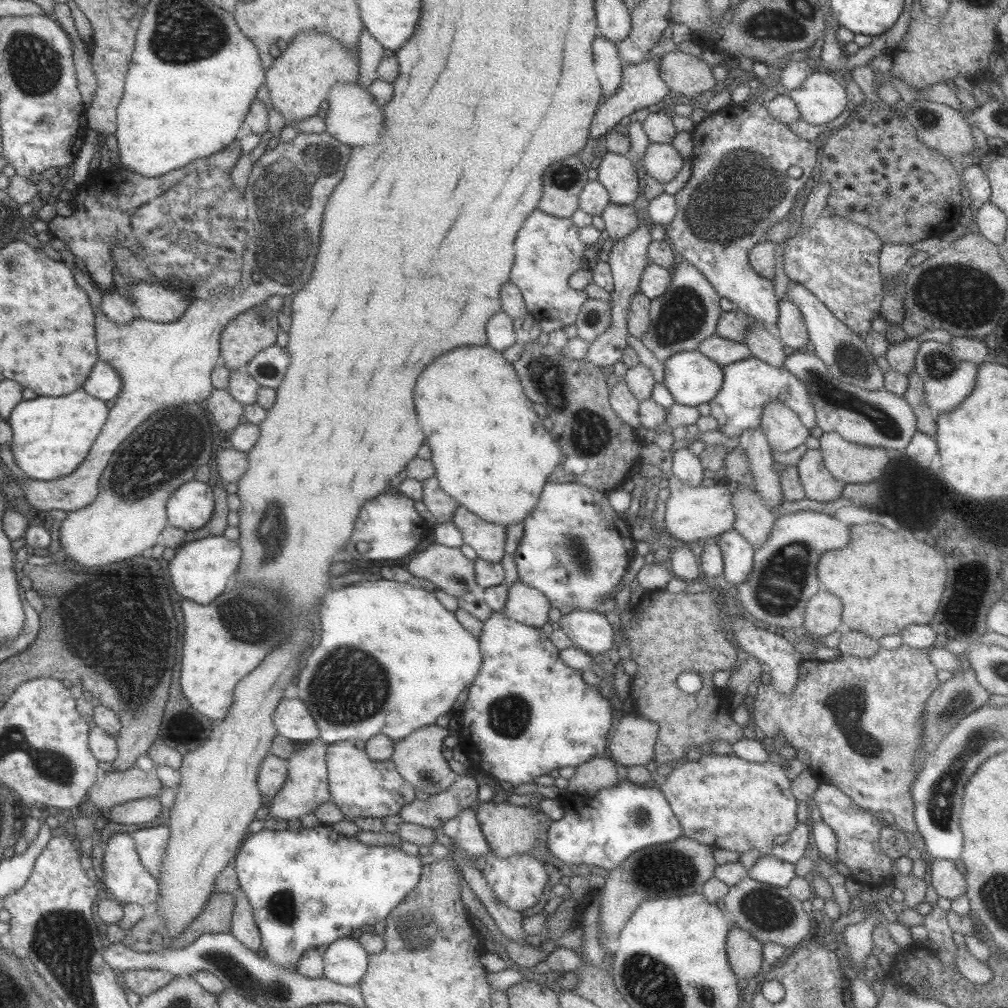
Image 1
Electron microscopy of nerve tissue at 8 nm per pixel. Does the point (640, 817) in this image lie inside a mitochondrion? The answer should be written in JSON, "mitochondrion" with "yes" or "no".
{"mitochondrion":"yes"}

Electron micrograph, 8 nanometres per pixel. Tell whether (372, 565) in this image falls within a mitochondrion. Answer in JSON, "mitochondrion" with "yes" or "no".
{"mitochondrion":"no"}

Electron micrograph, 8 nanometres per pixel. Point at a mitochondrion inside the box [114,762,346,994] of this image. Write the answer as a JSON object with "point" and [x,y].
{"point":[281,905]}

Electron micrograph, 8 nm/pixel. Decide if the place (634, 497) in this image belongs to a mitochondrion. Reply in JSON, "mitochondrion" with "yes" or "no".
{"mitochondrion":"no"}

